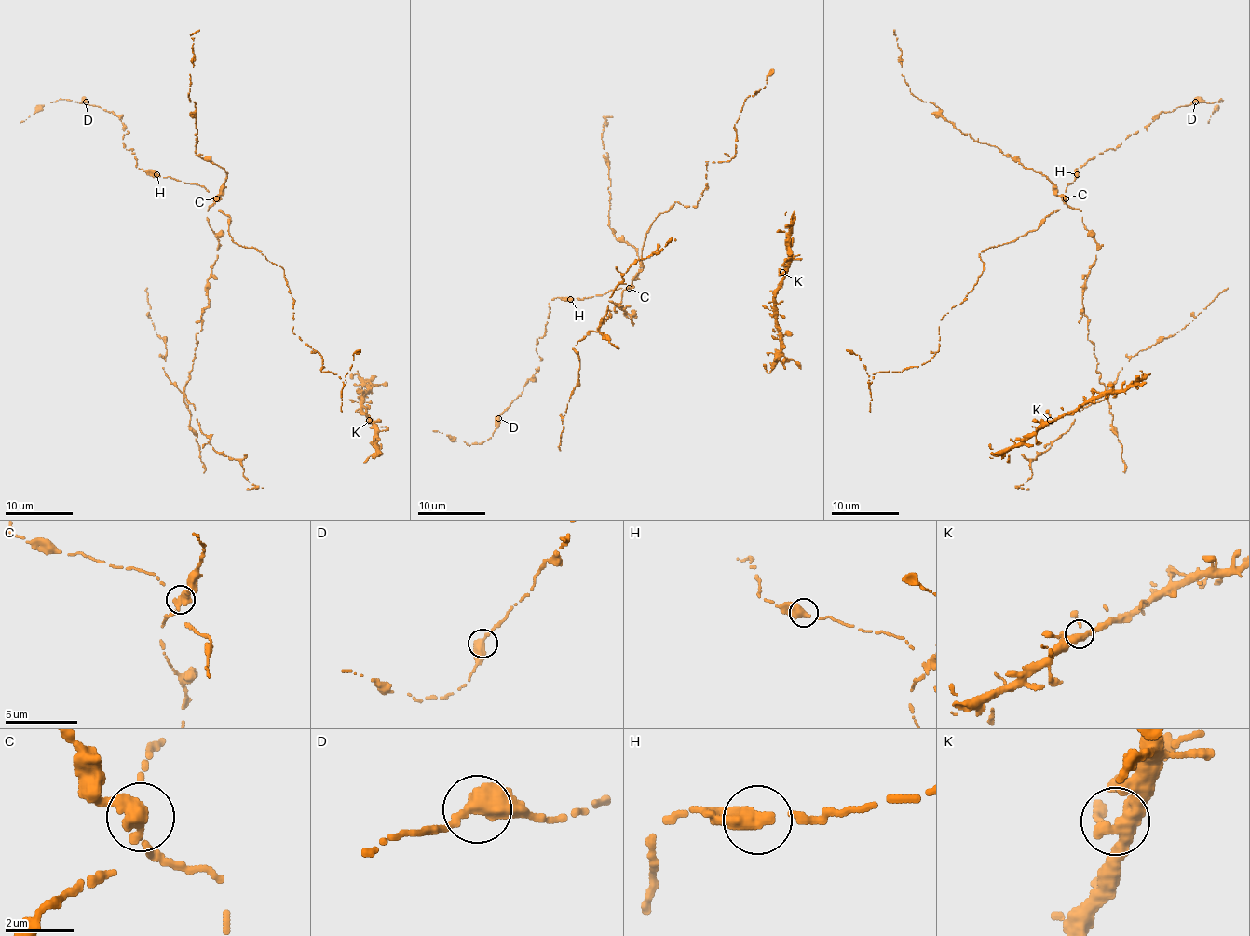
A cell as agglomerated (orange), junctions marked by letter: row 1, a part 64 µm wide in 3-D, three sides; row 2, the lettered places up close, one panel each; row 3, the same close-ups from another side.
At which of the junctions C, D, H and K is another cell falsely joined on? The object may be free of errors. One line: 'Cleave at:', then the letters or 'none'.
Cleave at: C

